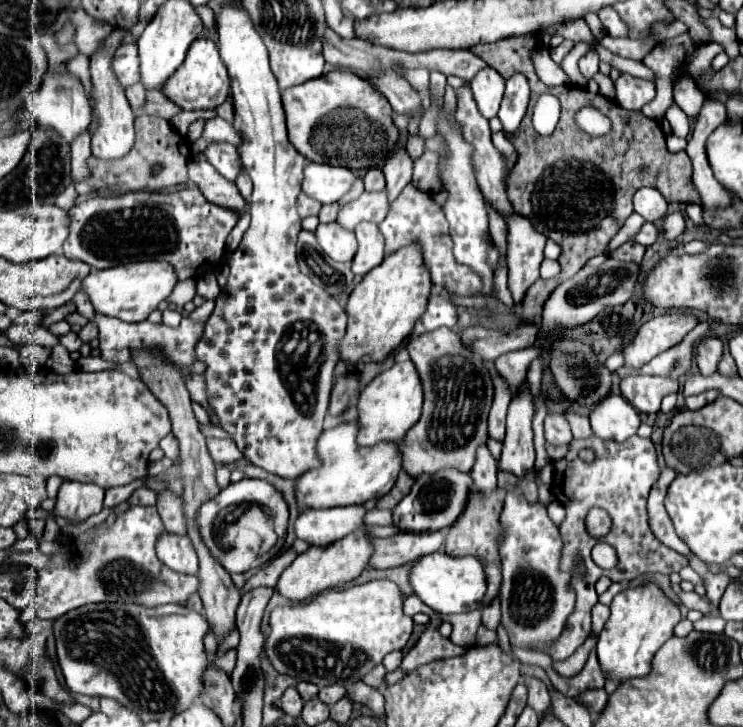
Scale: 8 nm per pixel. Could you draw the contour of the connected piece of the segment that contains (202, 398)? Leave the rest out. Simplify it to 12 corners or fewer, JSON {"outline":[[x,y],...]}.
{"outline":[[190,376],[186,388],[194,402],[208,408],[204,376]]}

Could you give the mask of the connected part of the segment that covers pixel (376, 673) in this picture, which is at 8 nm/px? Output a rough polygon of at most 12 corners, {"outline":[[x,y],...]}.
{"outline":[[376,666],[362,682],[372,688],[386,688],[386,668]]}

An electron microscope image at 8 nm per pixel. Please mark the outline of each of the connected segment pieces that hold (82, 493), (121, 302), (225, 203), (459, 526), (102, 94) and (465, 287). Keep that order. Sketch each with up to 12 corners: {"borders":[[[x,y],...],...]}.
{"borders":[[[64,482],[54,512],[72,524],[104,508],[96,484]],[[172,264],[92,270],[82,290],[98,314],[142,322],[172,294]],[[203,153],[188,162],[188,185],[212,204],[244,214],[234,182],[220,176]],[[502,488],[470,492],[448,528],[450,556],[476,556],[488,604],[500,588],[498,532]],[[126,30],[90,56],[92,154],[114,160],[134,144],[134,112],[114,80],[114,48]],[[408,184],[380,230],[386,254],[418,244],[434,286],[478,296],[454,260],[446,216]]]}

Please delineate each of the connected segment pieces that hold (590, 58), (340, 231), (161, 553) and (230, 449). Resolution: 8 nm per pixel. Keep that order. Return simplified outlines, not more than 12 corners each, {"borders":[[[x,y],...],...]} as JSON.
{"borders":[[[588,50],[580,58],[580,70],[586,78],[598,72],[598,54]],[[336,220],[320,224],[318,244],[332,260],[352,260],[354,232]],[[162,532],[156,554],[172,570],[198,574],[188,536]],[[208,438],[208,452],[216,464],[230,464],[242,452],[228,438]]]}

